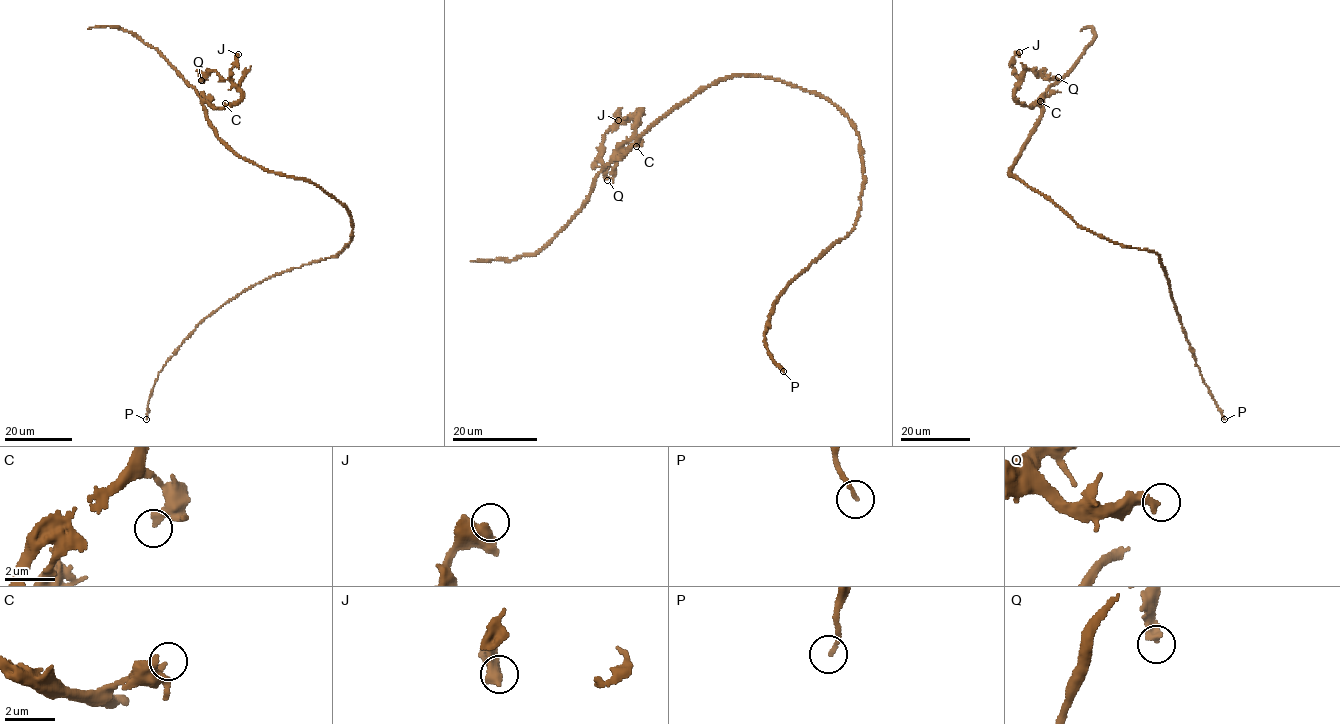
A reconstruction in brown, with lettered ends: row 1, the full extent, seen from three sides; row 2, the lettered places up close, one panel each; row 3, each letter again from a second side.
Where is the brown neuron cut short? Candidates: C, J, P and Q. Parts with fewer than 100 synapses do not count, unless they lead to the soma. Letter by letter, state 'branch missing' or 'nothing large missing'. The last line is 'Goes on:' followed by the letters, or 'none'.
C: nothing large missing
J: nothing large missing
P: nothing large missing
Q: nothing large missing
Goes on: none

